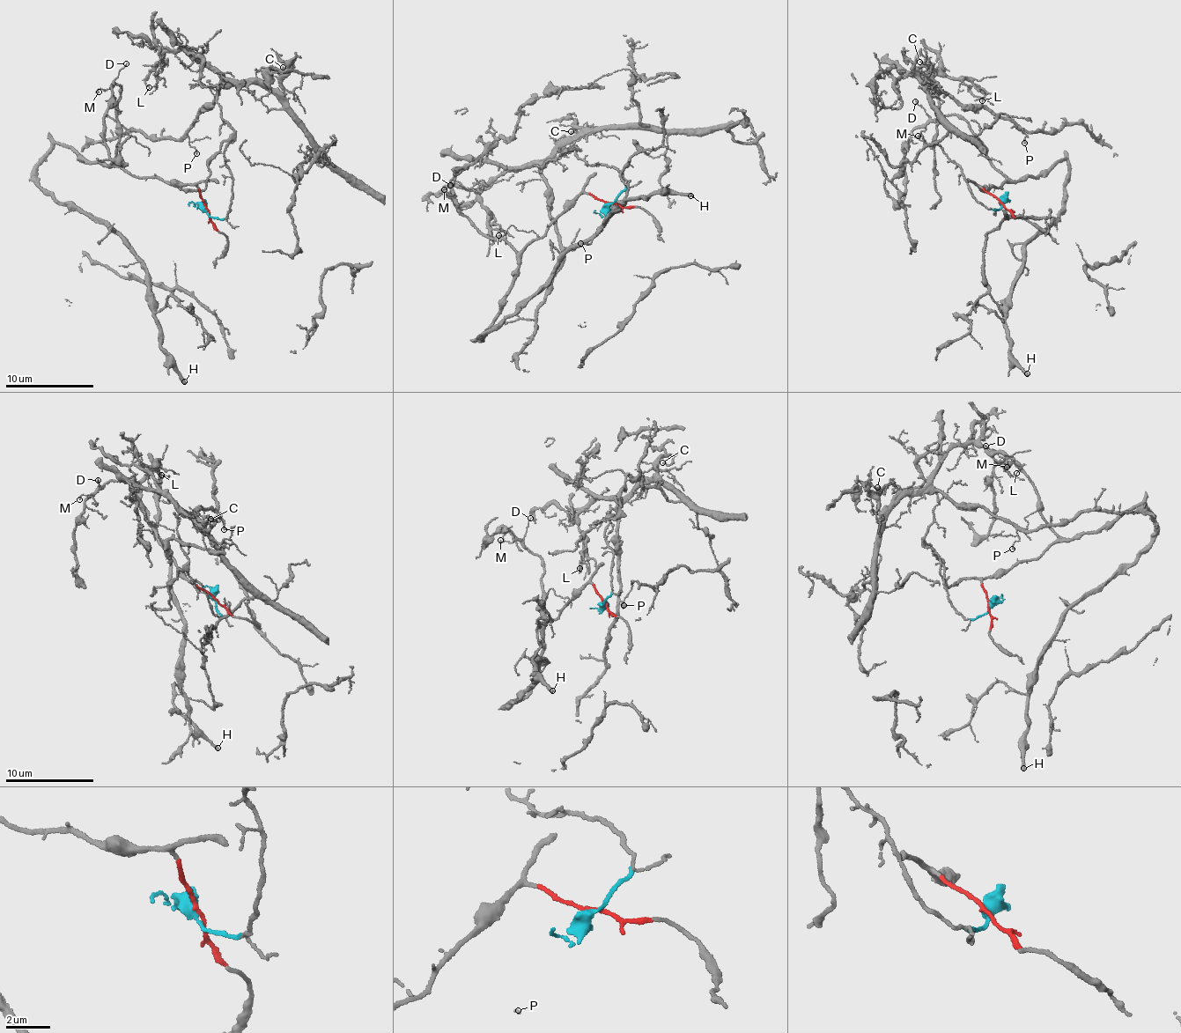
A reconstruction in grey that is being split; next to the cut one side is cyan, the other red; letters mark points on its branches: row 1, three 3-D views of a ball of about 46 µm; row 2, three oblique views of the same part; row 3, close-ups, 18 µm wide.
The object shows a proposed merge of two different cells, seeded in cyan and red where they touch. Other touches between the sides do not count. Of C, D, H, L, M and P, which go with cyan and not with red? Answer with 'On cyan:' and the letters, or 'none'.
On cyan: C, L, P

